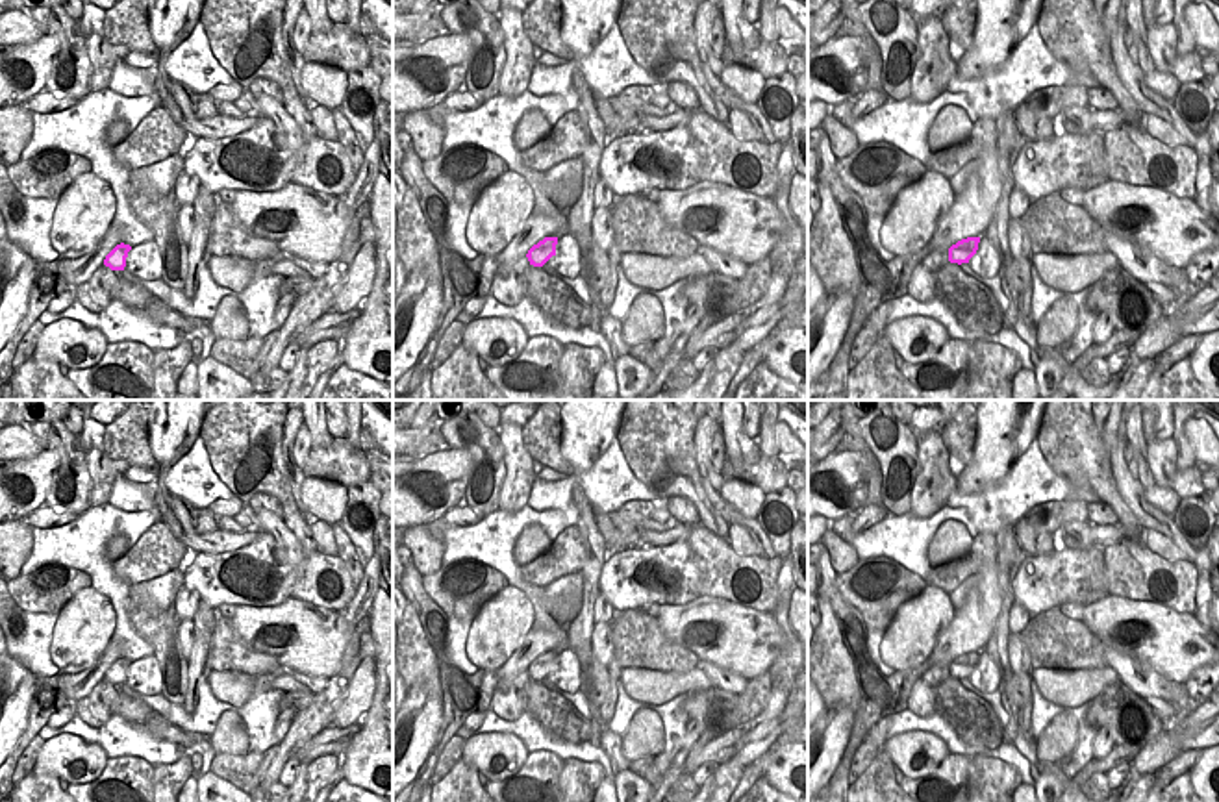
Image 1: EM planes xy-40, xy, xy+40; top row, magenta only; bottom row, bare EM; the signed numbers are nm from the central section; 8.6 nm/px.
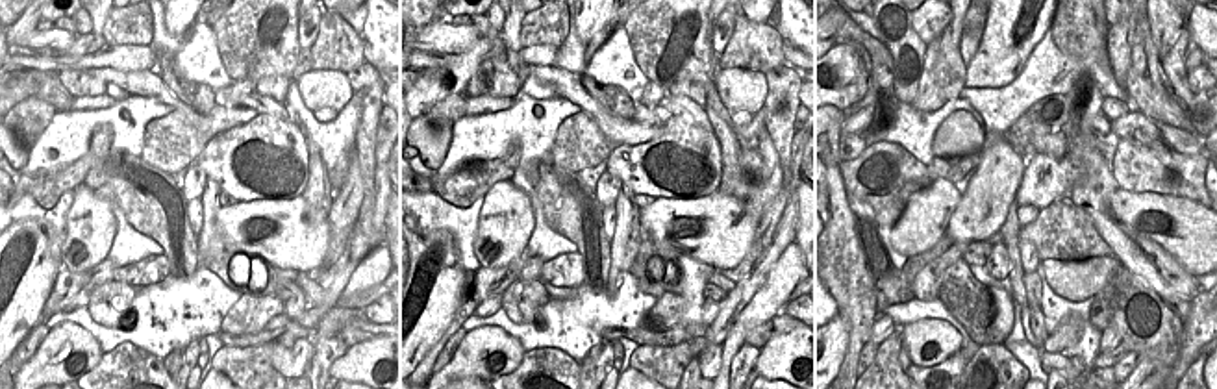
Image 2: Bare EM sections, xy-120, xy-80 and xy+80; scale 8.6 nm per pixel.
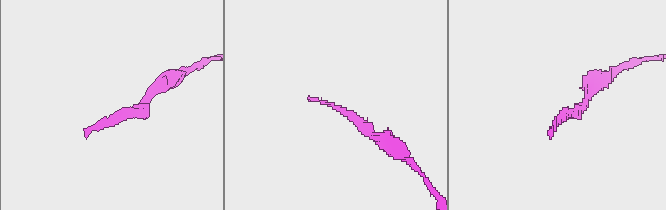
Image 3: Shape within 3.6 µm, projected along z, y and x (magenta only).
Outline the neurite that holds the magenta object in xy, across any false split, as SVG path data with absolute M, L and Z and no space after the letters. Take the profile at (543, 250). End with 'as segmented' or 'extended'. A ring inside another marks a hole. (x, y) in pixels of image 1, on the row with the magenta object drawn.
M545 237L537 244L534 244L526 257L530 265L543 267L552 256L556 256L558 237Z | as segmented

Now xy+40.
M967 237L958 241L956 244L949 248L949 261L958 265L969 263L969 259L978 250L978 243L980 243L980 237Z | as segmented

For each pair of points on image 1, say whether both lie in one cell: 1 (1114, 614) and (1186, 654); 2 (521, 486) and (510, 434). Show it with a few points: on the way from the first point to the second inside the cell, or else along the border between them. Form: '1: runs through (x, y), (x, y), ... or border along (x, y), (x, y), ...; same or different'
1: runs through (1132, 615), (1147, 619), (1168, 639); same
2: runs through (519, 473), (514, 447); same

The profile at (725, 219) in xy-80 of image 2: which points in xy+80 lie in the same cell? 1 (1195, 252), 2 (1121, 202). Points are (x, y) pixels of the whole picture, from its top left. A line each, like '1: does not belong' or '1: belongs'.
1: belongs
2: belongs

